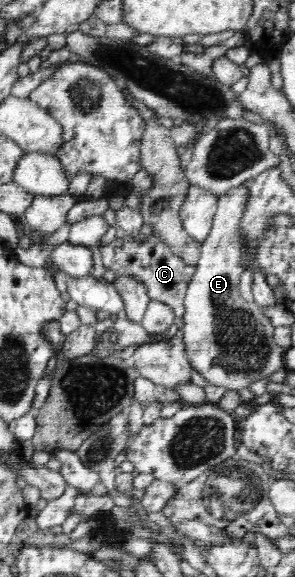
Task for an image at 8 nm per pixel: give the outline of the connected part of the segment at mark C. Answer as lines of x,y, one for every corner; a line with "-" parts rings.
116,237
110,244
101,247
100,256
104,269
115,272
118,277
135,276
148,289
150,301
158,301
172,307
176,318
183,318
187,287
196,272
196,265
184,264
164,241
156,237
150,237
147,241
139,241
135,237

